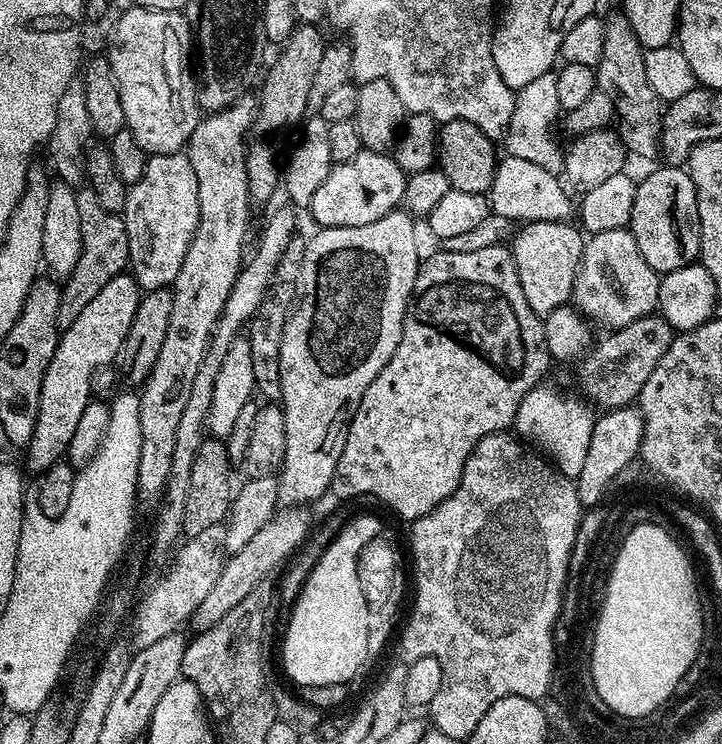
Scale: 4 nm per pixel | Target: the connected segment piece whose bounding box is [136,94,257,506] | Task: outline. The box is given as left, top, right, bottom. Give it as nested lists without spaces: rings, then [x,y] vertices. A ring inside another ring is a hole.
[[[245,94],[224,108],[221,112],[205,115],[196,125],[194,134],[190,134],[186,145],[186,155],[190,166],[194,166],[194,178],[198,178],[198,210],[200,221],[194,230],[194,238],[186,250],[186,258],[182,258],[182,270],[178,270],[178,278],[170,286],[173,296],[170,324],[167,327],[166,338],[153,369],[145,378],[139,389],[140,405],[138,406],[138,426],[142,426],[142,454],[138,454],[138,482],[136,483],[136,499],[141,505],[159,503],[163,495],[164,485],[170,474],[170,458],[174,458],[174,438],[178,435],[178,422],[186,402],[190,398],[190,389],[194,377],[198,374],[198,366],[202,363],[202,354],[206,354],[208,339],[216,325],[217,318],[222,314],[222,306],[226,306],[226,298],[230,298],[230,290],[240,272],[245,259],[244,239],[248,236],[248,179],[244,154],[246,139],[244,135],[254,128],[257,101],[251,100],[251,95]]]

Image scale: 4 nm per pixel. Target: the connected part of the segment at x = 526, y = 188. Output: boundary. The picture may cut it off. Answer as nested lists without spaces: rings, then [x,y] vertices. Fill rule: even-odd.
[[[505,155],[496,165],[494,182],[486,195],[491,211],[502,218],[510,218],[513,222],[571,221],[574,216],[574,200],[568,197],[567,191],[569,189],[557,173],[548,172],[534,162],[526,162],[526,158]]]

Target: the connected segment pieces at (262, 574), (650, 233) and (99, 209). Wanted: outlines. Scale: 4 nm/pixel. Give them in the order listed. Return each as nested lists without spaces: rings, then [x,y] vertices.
[[[288,506],[277,511],[272,520],[266,522],[266,526],[262,526],[262,530],[258,530],[258,534],[254,534],[254,538],[246,542],[246,546],[242,546],[242,550],[231,553],[224,560],[224,569],[222,574],[218,574],[218,582],[210,586],[210,594],[202,598],[202,604],[192,616],[190,624],[191,627],[194,626],[193,629],[203,630],[214,626],[231,608],[238,606],[238,602],[242,602],[254,589],[261,587],[272,571],[275,573],[281,565],[292,559],[292,555],[300,549],[310,531],[308,511],[304,506]]]
[[[663,166],[656,168],[643,181],[637,183],[634,194],[634,214],[630,231],[634,234],[634,242],[638,242],[638,250],[654,271],[661,274],[685,268],[688,264],[697,263],[700,254],[700,223],[698,222],[698,198],[694,190],[694,182],[690,174],[680,166]]]
[[[87,186],[81,187],[76,193],[78,198],[78,218],[82,218],[82,254],[78,254],[78,262],[74,270],[63,281],[58,302],[57,328],[63,330],[82,314],[86,302],[90,302],[110,282],[110,278],[121,275],[129,263],[128,235],[123,215],[106,210],[102,202],[98,202],[98,194]]]

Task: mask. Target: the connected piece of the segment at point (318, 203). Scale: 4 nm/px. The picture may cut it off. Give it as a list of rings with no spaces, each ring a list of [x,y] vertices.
[[[361,150],[350,162],[333,163],[326,182],[314,194],[310,213],[320,228],[364,226],[382,218],[403,201],[405,179],[406,173],[391,155]]]

